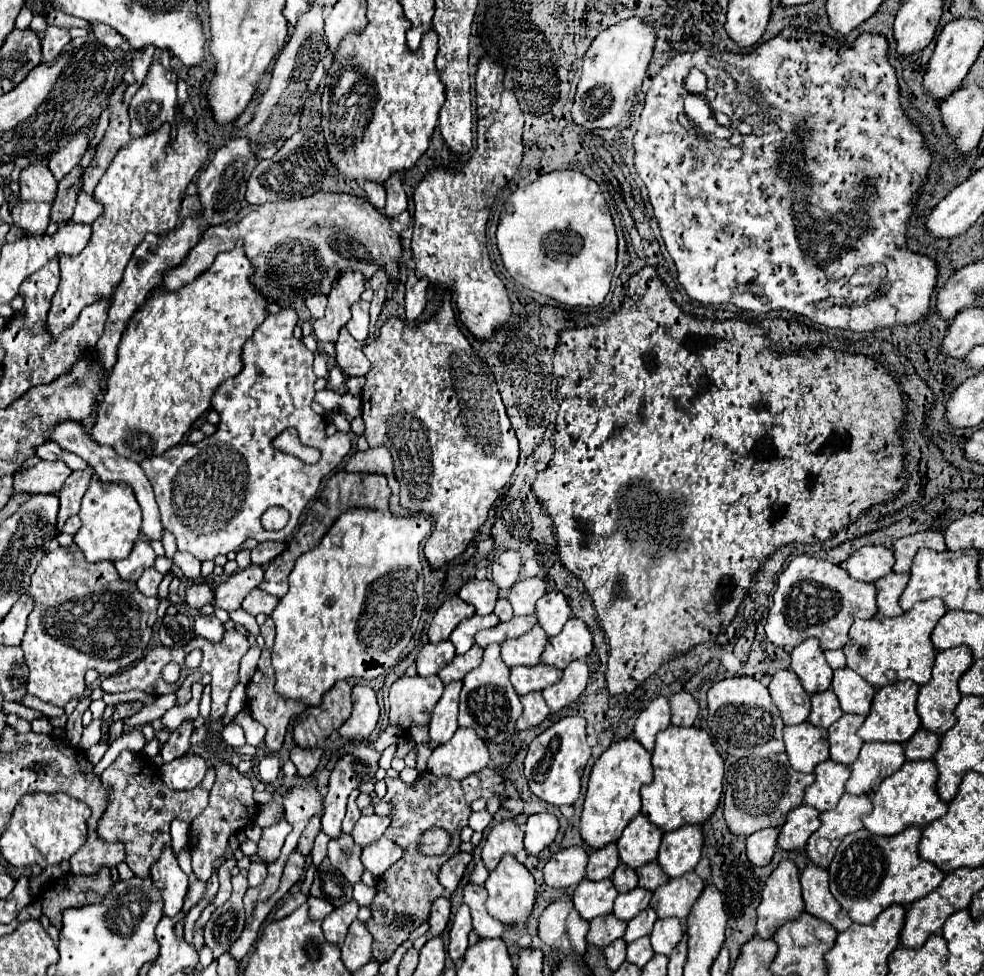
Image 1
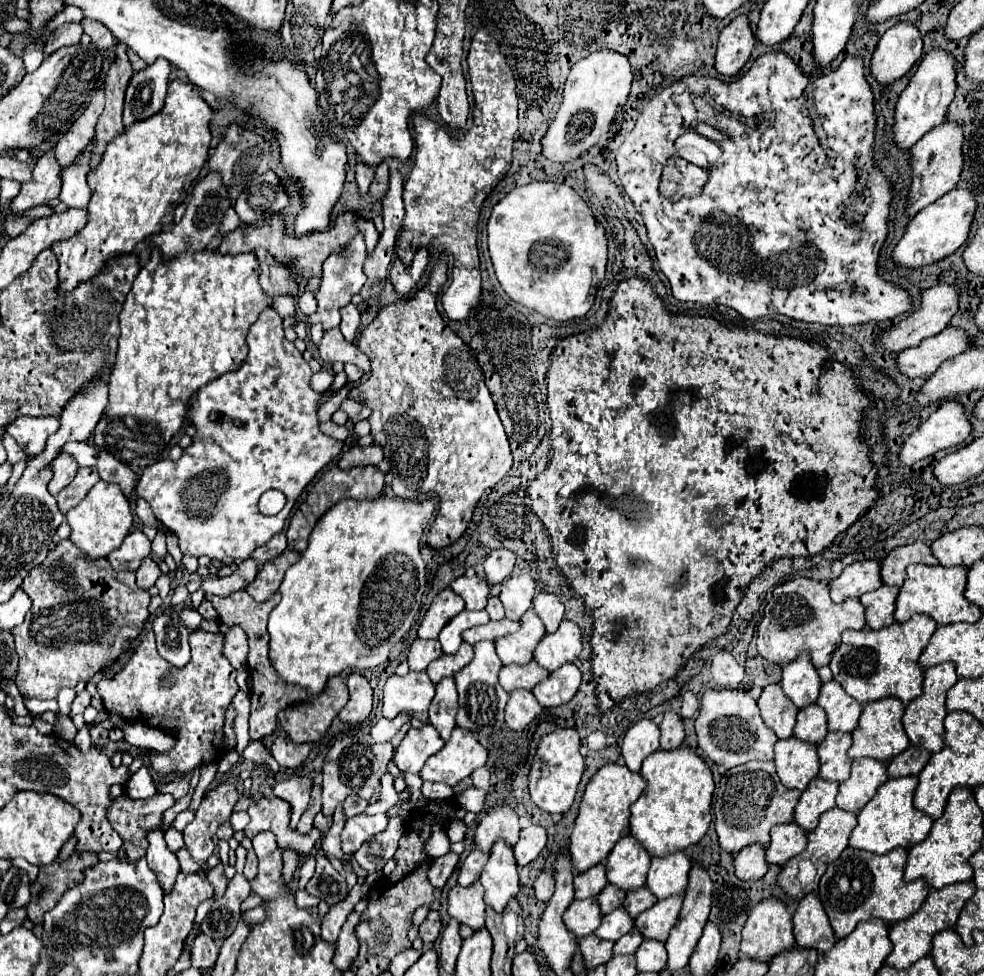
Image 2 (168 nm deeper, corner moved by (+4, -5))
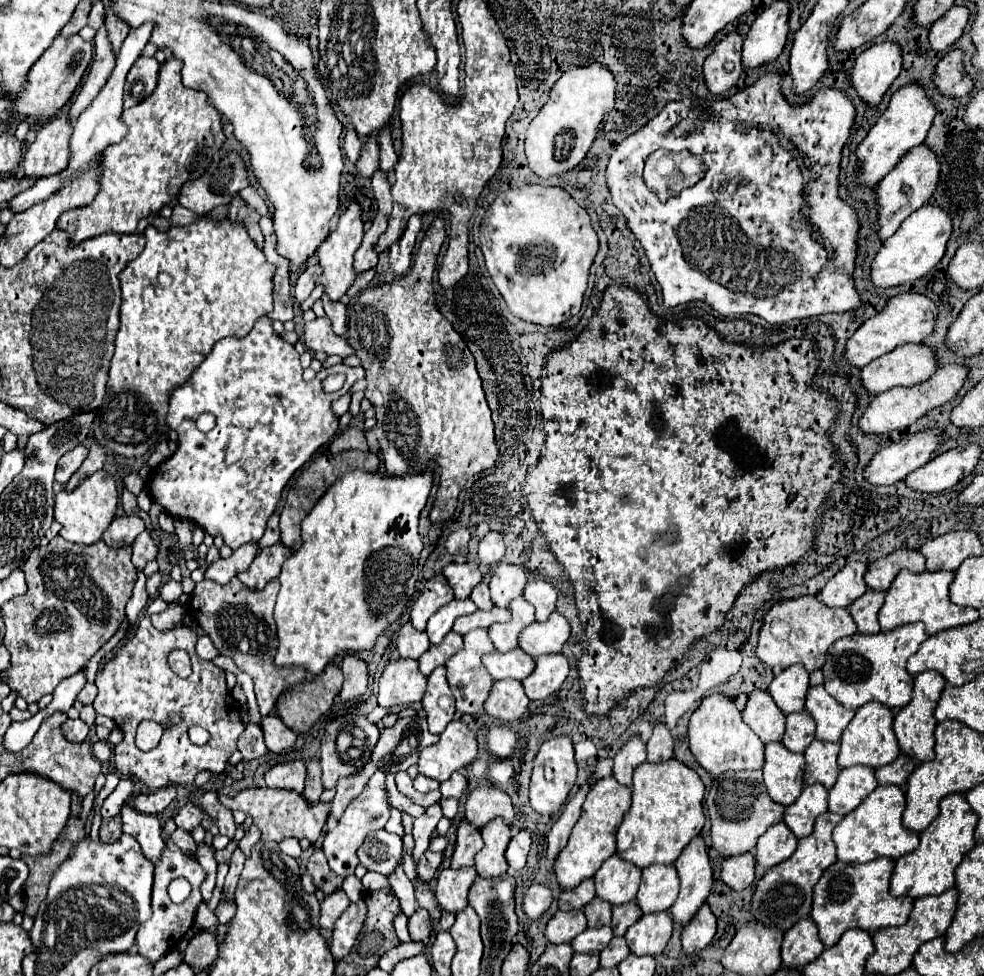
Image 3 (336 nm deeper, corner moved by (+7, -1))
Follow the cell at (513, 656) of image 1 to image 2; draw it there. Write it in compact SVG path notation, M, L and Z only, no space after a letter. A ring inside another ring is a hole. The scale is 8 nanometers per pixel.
M530 608L520 618L520 630L518 632L502 636L494 642L496 654L500 656L502 664L526 664L532 660L532 650L536 648L536 644L540 642L544 632L546 630L544 630L542 620L534 612L534 608Z

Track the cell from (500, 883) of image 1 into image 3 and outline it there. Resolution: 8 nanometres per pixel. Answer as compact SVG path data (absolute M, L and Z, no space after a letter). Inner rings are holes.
M495 818L481 830L481 836L485 840L485 846L475 856L477 874L483 878L501 878L509 870L505 850L511 840L511 830L501 818Z

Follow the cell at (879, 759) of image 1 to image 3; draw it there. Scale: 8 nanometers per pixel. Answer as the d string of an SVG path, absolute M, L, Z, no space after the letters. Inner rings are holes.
M849 766L849 770L841 770L837 784L829 790L829 810L841 816L849 814L877 788L877 784L875 770L869 770L869 766Z

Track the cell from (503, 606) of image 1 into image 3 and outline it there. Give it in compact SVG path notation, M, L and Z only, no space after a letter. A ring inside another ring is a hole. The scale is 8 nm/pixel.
M481 582L473 594L471 594L471 600L479 606L479 610L491 610L493 608L493 602L491 602L491 596L489 596L489 586L485 582Z

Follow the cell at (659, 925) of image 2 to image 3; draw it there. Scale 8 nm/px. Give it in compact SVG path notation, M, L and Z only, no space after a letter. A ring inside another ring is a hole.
M669 912L643 914L625 934L633 954L661 954L673 932L673 920Z

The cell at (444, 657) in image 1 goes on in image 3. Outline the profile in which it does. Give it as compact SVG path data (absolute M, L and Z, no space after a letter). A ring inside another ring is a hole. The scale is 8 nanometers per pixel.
M411 622L401 626L401 630L397 632L397 650L399 650L401 658L419 660L421 654L425 654L425 650L429 650L429 646L431 646L431 642L429 642L427 634L413 630Z

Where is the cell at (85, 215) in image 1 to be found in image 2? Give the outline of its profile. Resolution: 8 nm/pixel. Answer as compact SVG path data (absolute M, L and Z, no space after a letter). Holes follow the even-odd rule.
M94 140L74 158L70 166L64 168L64 182L62 182L62 192L60 192L60 202L66 206L88 206L90 200L90 188L86 184L86 176L90 170L90 158L94 154Z

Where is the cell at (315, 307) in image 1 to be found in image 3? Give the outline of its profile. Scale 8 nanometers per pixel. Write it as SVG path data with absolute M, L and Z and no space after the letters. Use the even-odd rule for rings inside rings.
M309 266L299 278L297 278L297 284L295 284L295 300L301 304L309 298L309 294L313 292L315 288L315 278L319 276L319 266Z

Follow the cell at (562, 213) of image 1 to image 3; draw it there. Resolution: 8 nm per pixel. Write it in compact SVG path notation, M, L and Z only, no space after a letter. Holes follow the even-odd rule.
M527 184L499 194L481 222L487 272L513 316L559 326L579 312L599 238L589 214L559 186Z

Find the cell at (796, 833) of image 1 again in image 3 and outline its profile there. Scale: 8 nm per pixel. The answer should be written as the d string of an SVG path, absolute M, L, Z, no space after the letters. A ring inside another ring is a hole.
M779 822L769 826L769 830L757 840L755 858L765 870L787 860L797 848L797 836L787 828L787 824Z

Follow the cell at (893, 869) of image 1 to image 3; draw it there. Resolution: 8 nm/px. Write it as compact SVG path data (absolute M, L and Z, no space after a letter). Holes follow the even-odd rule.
M877 858L877 862L865 862L861 866L845 866L845 862L835 862L825 870L813 890L813 910L811 918L819 928L819 938L825 946L833 946L847 928L863 928L877 932L887 926L901 926L907 922L913 898L897 898L889 892L889 878L895 862L889 858Z

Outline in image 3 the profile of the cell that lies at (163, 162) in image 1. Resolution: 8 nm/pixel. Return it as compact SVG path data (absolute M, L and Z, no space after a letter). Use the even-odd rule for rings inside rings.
M167 58L159 70L159 82L155 92L143 100L141 104L123 110L123 122L127 124L125 138L109 146L101 160L101 176L99 176L99 192L93 204L83 210L69 210L61 214L57 220L57 228L69 234L71 244L81 244L99 234L133 234L137 230L137 222L147 216L159 216L159 210L167 206L173 198L177 198L181 186L193 178L199 178L211 164L213 154L223 146L225 134L221 130L219 112L209 104L209 96L205 92L197 92L193 88L185 88L181 82L181 62L177 58Z

